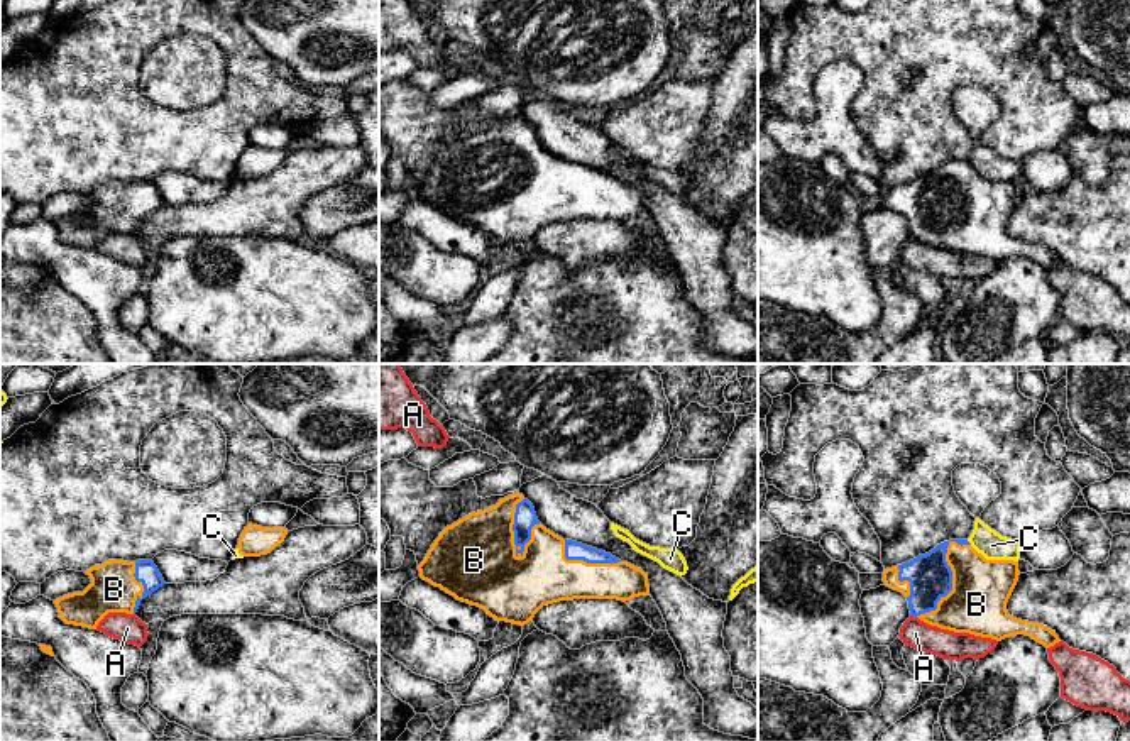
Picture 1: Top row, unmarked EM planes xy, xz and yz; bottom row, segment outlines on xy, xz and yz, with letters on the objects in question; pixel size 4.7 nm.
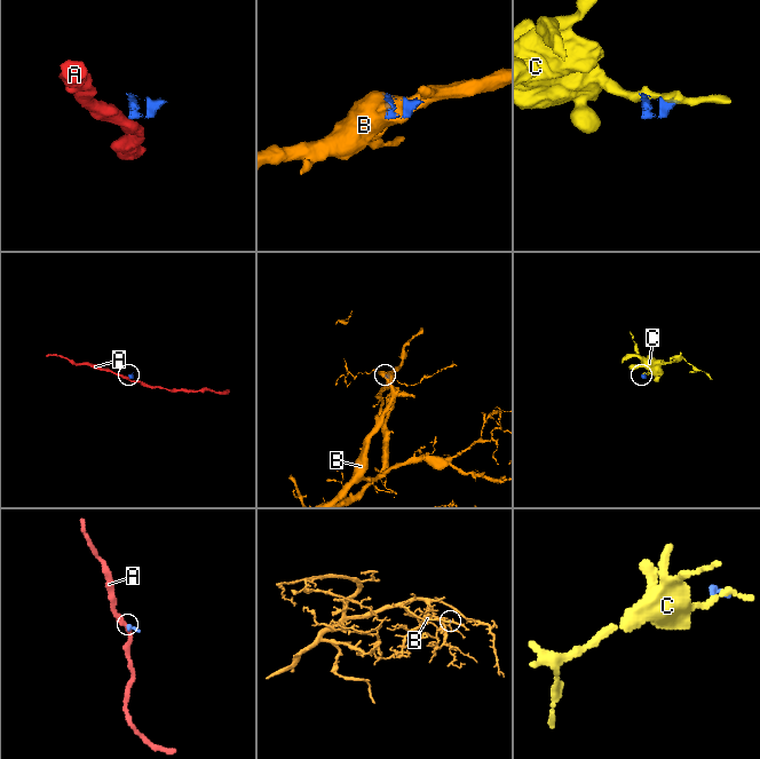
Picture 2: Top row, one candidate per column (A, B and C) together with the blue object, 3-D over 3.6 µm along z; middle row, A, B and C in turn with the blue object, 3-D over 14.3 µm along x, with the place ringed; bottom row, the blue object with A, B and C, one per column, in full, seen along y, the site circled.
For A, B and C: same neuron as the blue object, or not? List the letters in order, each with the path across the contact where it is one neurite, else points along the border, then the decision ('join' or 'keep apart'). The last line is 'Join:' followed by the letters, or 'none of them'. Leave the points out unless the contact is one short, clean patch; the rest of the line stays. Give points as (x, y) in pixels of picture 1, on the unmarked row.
A: border yz (910, 236), (916, 239); keep apart
B: join
C: keep apart
Join: B

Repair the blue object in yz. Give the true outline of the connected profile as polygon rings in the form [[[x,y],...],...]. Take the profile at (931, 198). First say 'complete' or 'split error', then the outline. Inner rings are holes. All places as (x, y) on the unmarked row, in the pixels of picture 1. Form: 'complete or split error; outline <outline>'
split error; outline [[[949,161],[886,189],[883,203],[907,218],[910,237],[930,247],[996,262],[1025,255],[1050,269],[1061,262],[1056,252],[1007,232],[1018,196],[1017,183],[986,181],[968,161]]]

